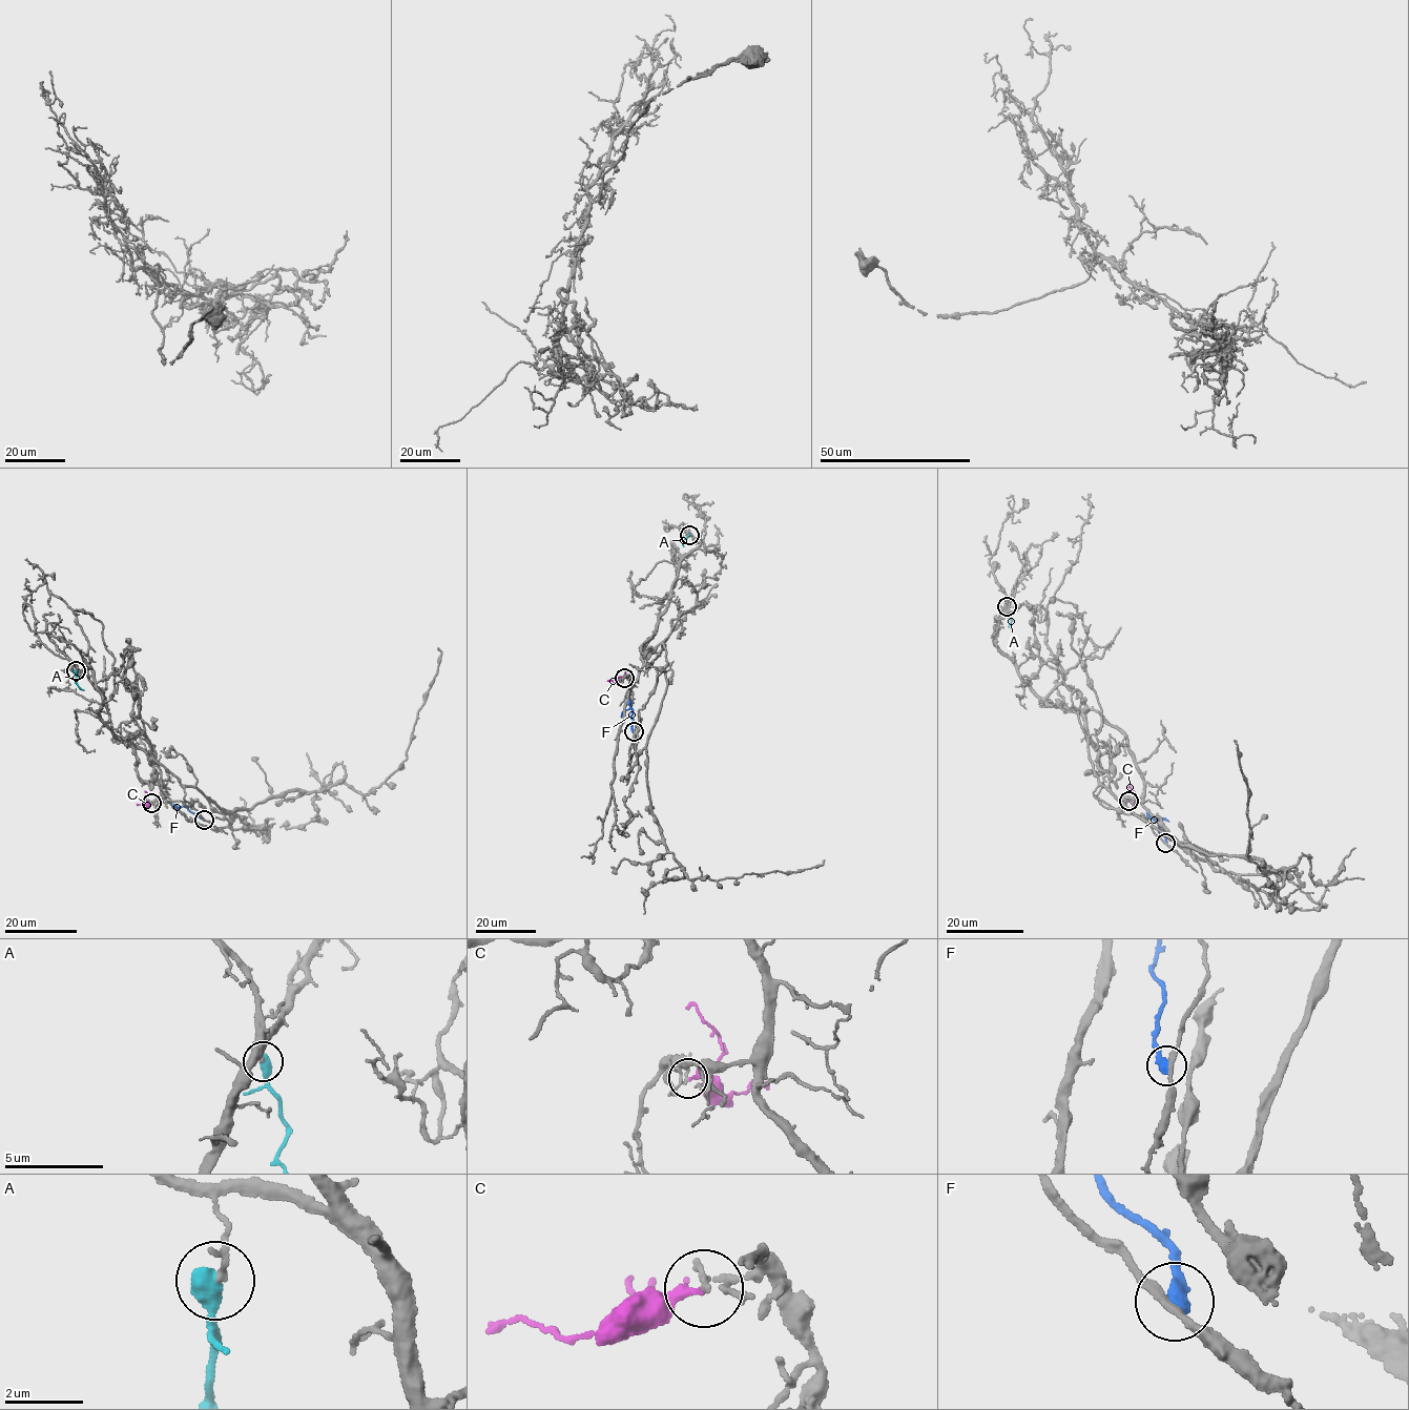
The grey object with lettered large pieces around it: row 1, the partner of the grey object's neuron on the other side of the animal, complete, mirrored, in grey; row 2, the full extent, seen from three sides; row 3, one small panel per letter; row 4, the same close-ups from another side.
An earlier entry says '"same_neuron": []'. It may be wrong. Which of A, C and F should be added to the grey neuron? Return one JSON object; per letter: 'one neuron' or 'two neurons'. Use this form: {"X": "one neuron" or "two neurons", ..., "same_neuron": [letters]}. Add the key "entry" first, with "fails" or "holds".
{"entry": "holds", "A": "two neurons", "C": "two neurons", "F": "two neurons", "same_neuron": []}

